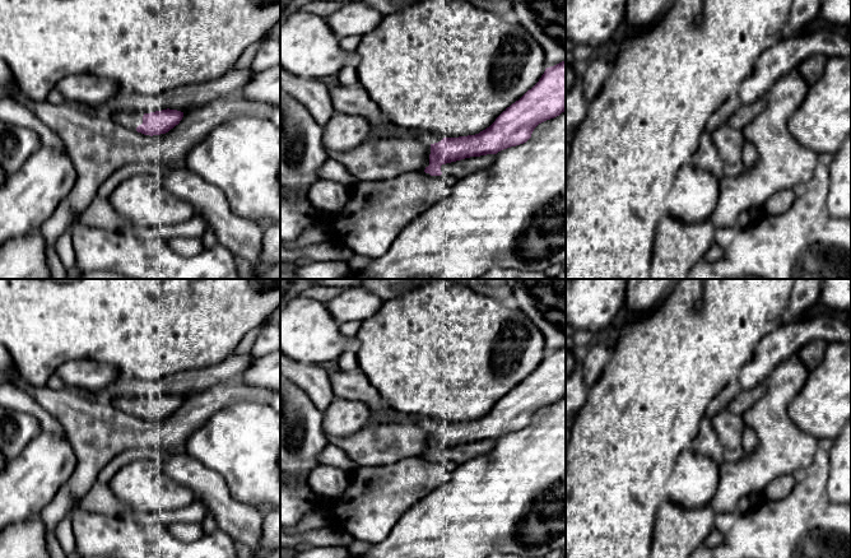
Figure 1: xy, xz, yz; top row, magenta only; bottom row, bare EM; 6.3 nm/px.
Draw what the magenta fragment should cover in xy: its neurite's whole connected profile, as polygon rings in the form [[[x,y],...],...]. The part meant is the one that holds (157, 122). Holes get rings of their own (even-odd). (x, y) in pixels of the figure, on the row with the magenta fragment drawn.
[[[167,108],[150,113],[130,111],[110,112],[107,116],[124,127],[153,136],[166,134],[178,125],[183,112]]]

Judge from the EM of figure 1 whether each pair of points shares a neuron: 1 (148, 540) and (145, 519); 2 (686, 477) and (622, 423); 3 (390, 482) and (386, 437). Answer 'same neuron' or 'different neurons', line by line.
1: different neurons
2: different neurons
3: different neurons

